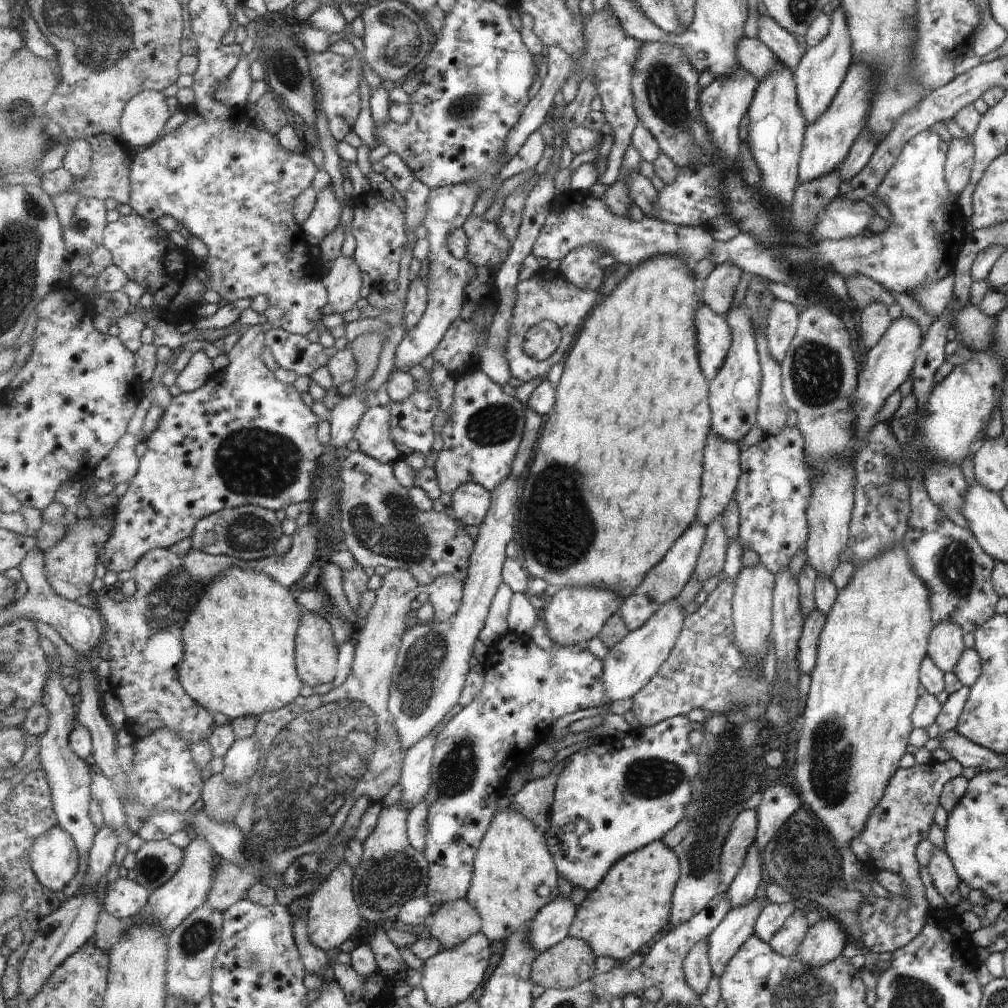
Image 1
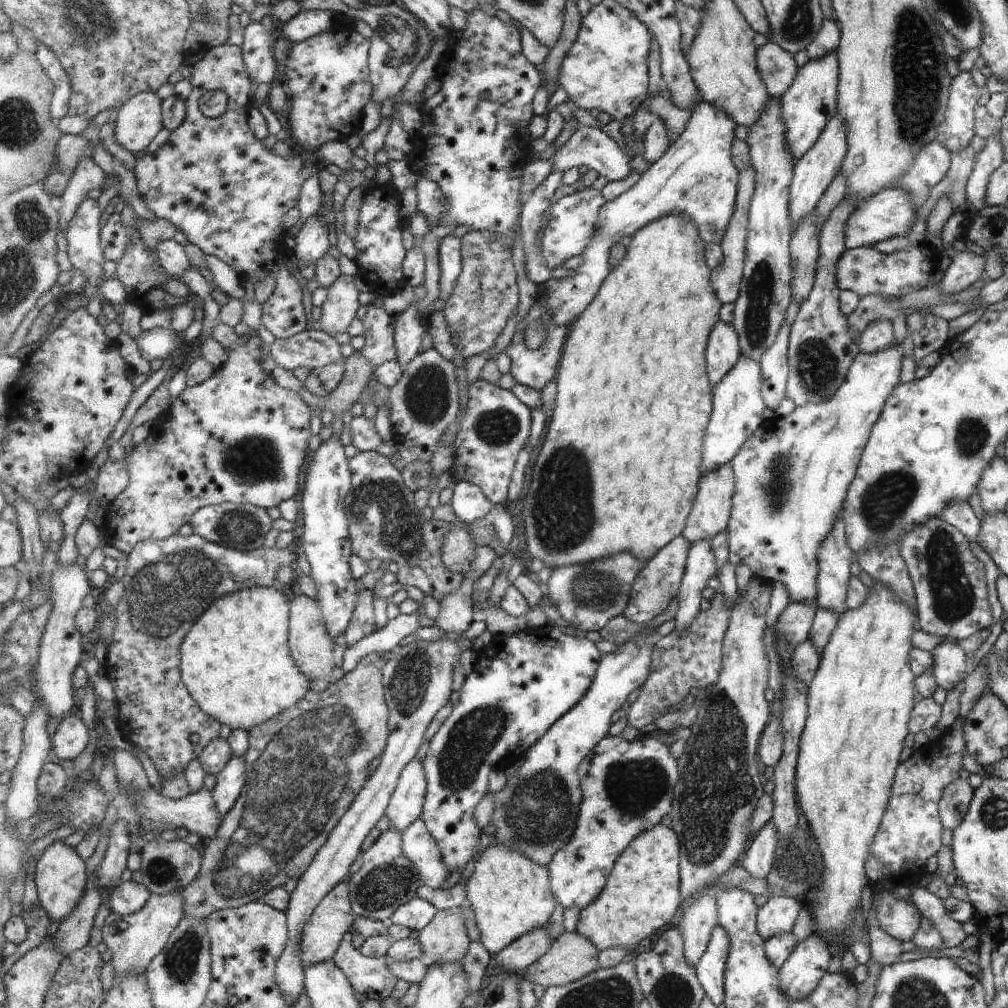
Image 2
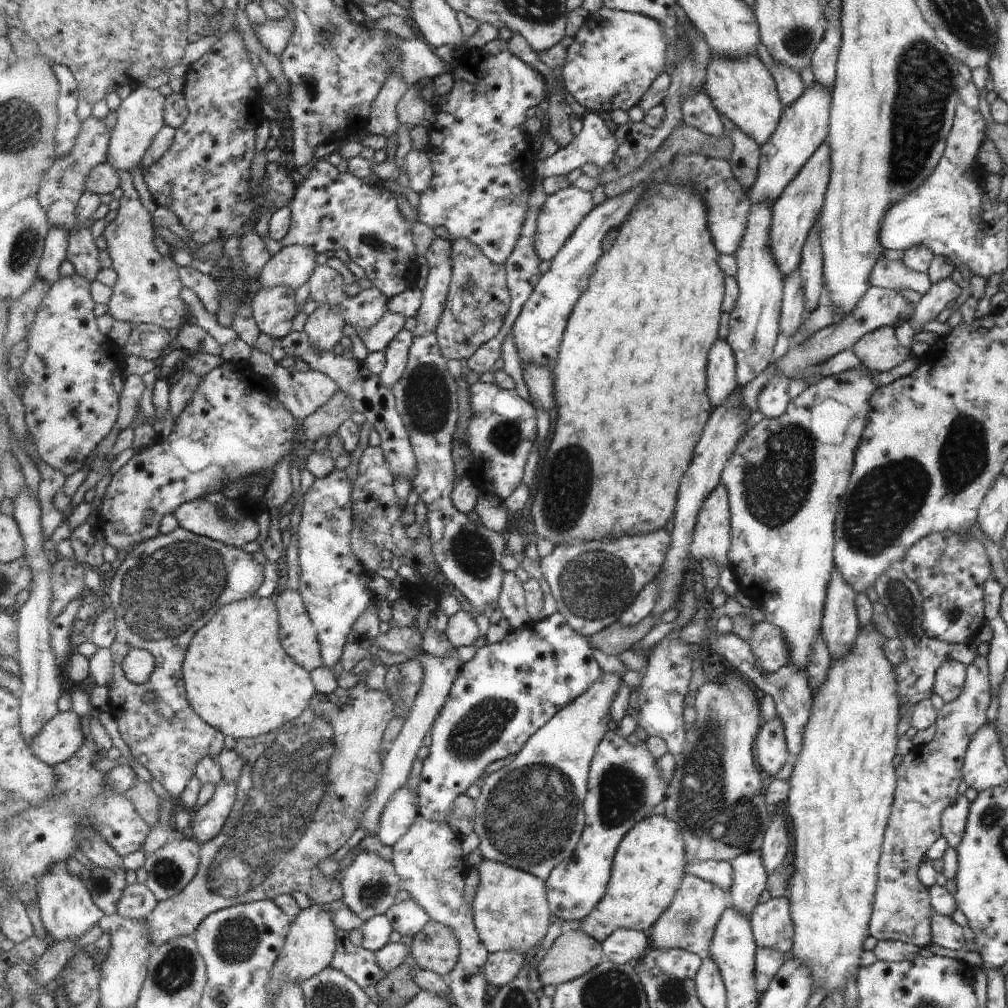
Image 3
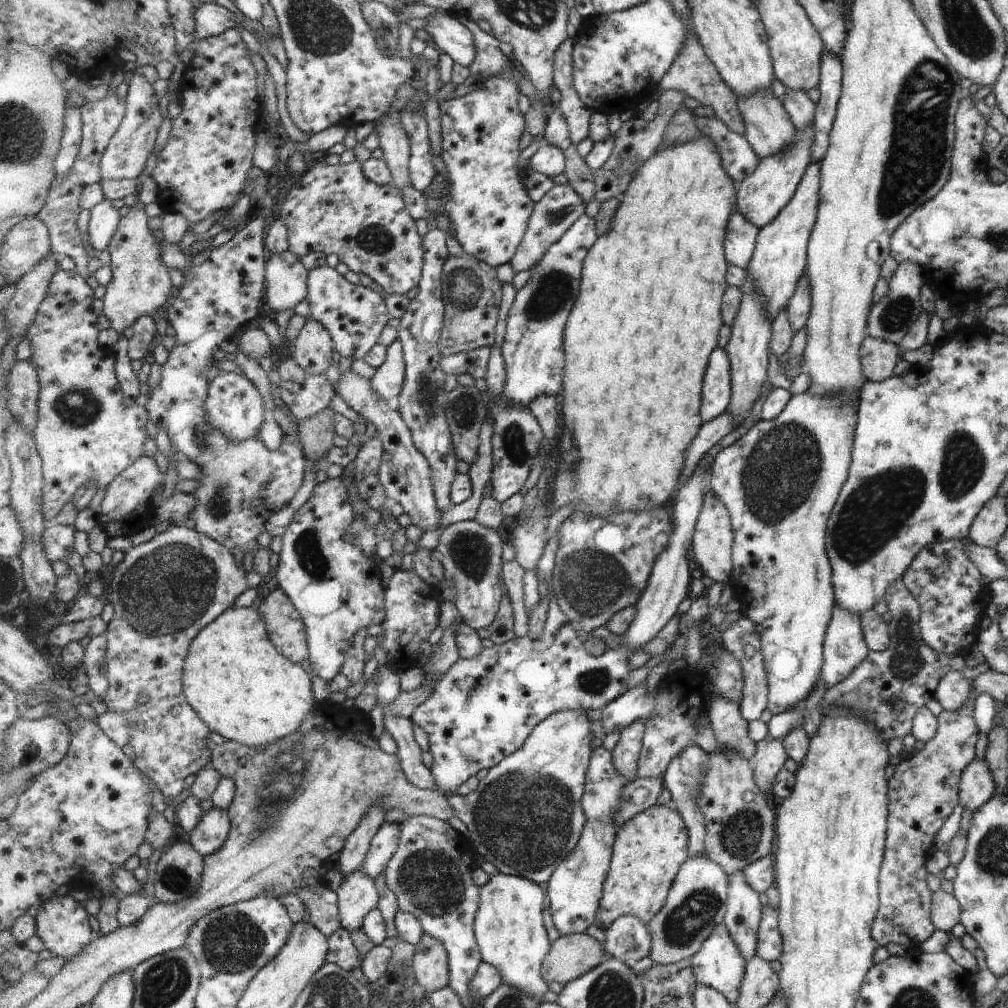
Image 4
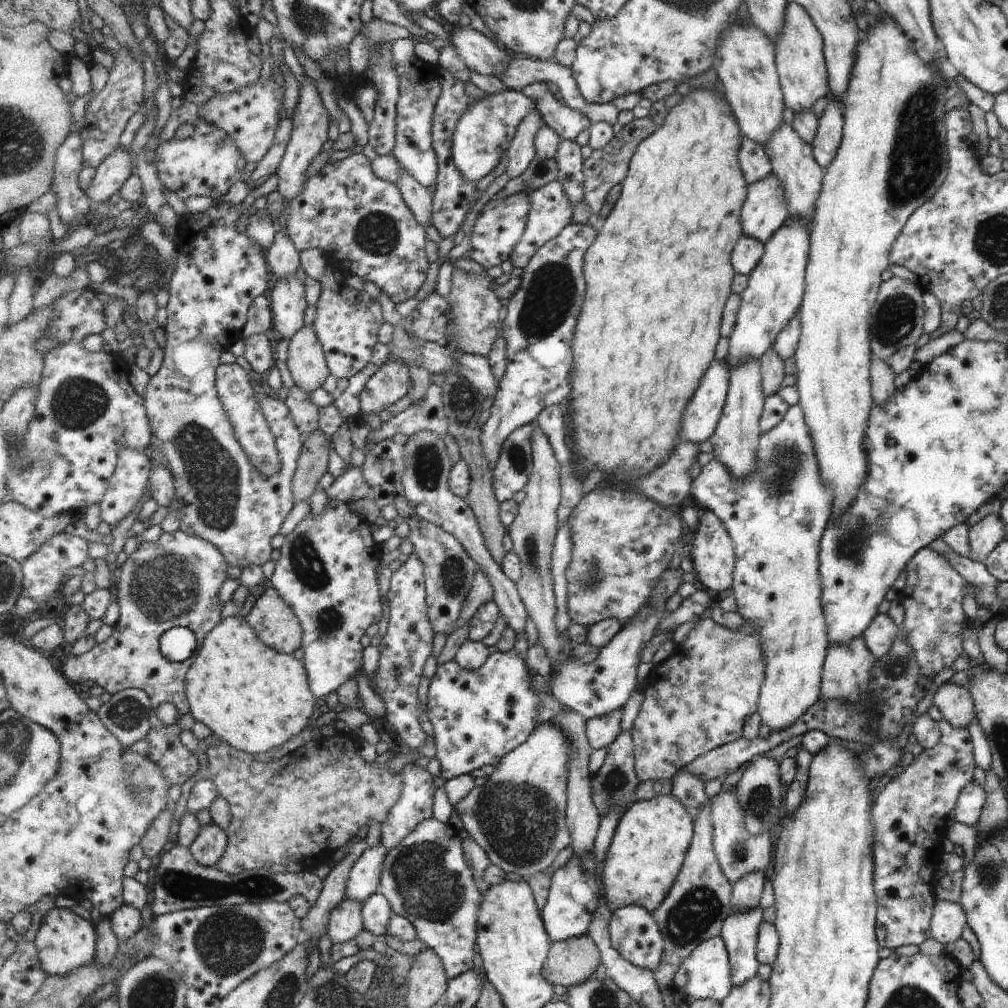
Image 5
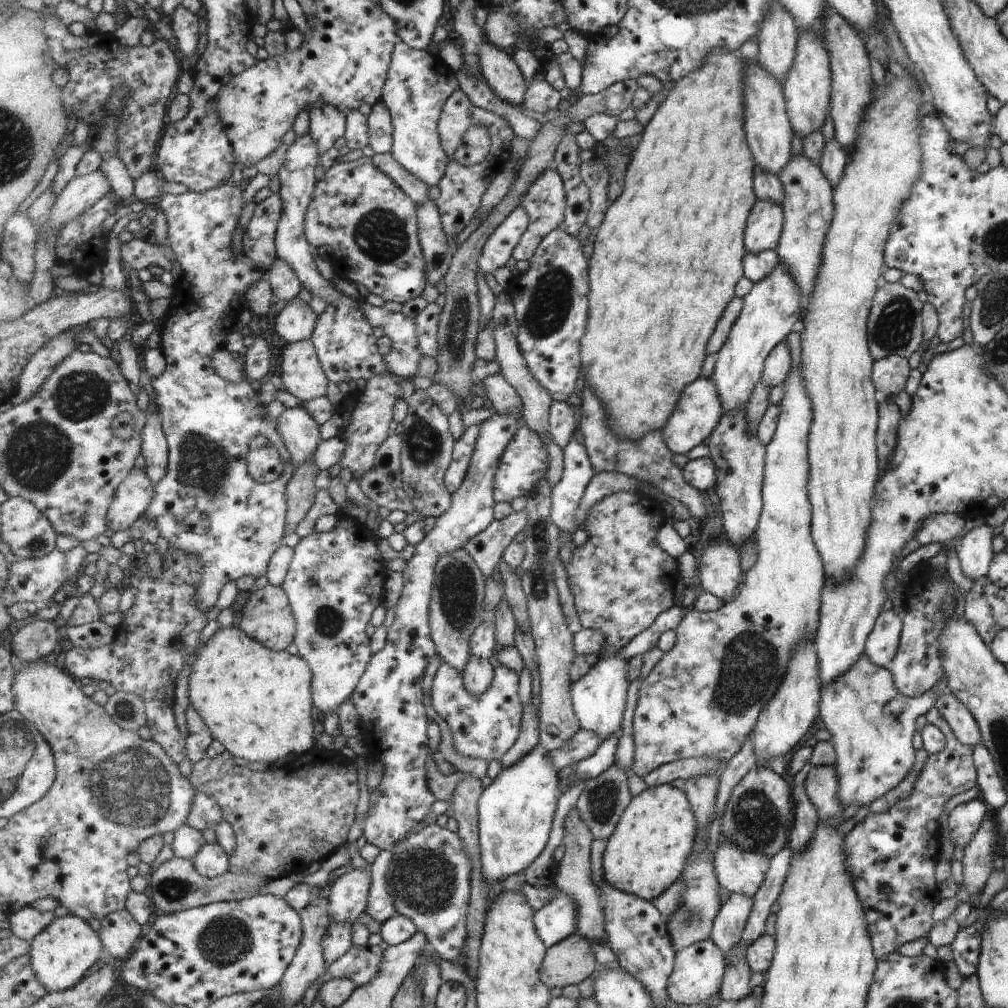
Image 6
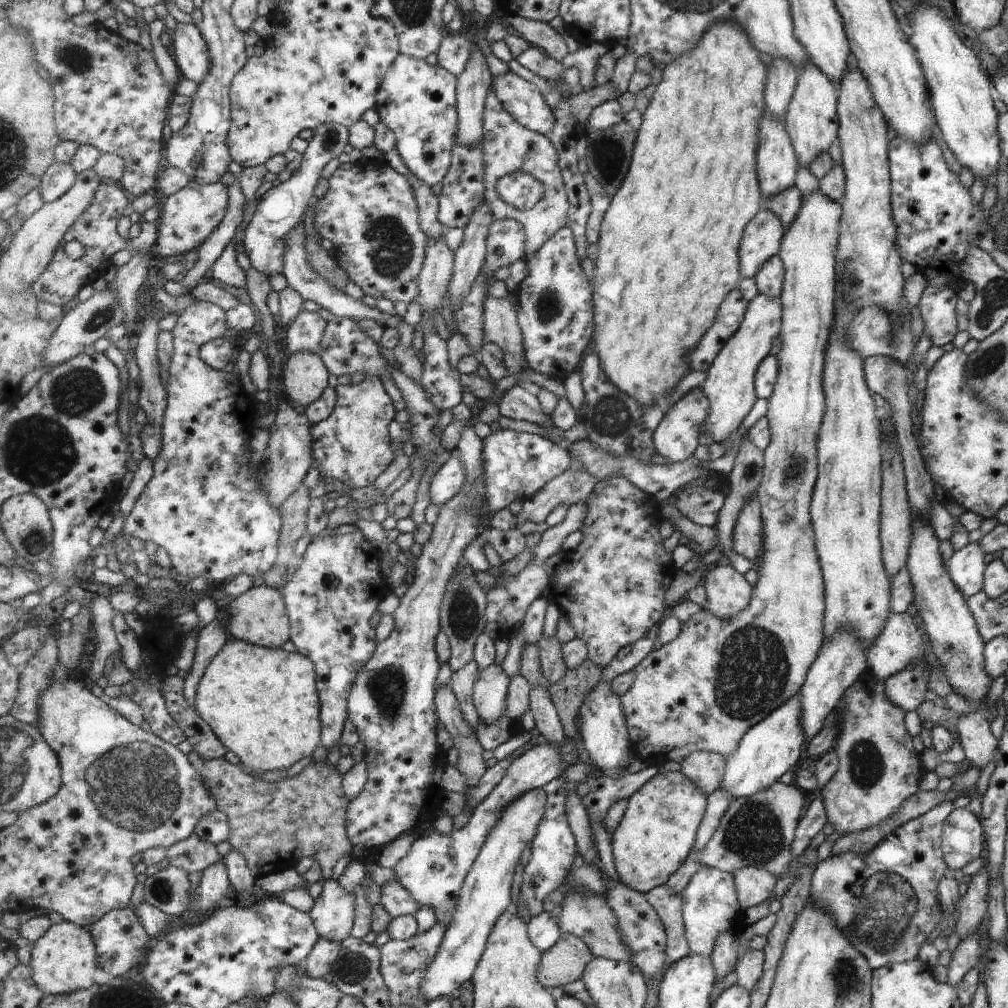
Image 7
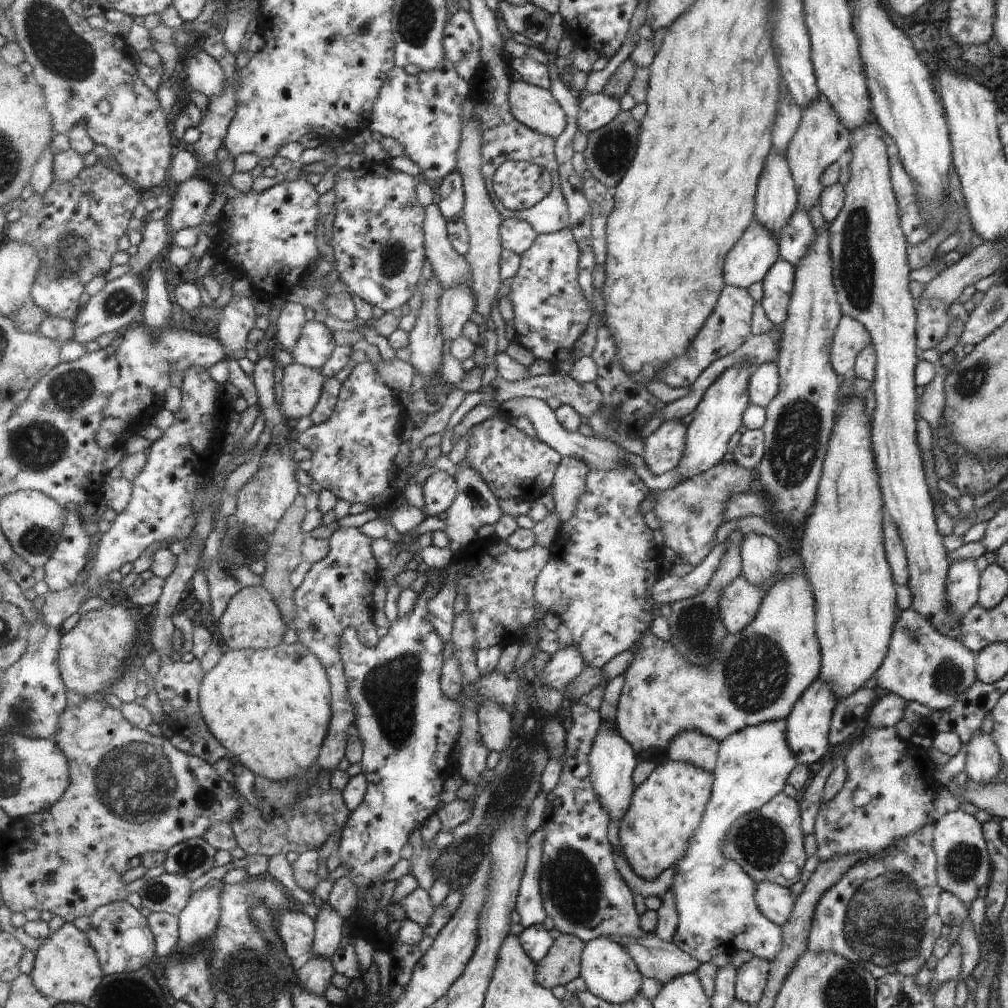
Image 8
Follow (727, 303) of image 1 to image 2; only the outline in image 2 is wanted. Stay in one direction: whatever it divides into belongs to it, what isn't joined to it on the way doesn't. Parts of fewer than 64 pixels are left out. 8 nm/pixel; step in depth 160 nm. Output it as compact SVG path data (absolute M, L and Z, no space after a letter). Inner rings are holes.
M751 166L746 171L740 171L738 195L736 198L736 212L730 222L724 241L720 244L723 247L725 254L724 261L722 262L722 265L712 269L712 287L722 304L727 304L727 302L733 302L735 304L740 298L742 280L744 279L744 260L747 254L746 244L750 223L750 208L754 197L755 187L755 169Z

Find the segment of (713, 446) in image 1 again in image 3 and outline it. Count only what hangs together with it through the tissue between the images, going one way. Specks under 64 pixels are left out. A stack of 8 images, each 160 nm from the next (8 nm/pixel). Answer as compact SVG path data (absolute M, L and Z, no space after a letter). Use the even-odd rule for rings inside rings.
M720 485L707 500L697 518L694 542L690 554L693 563L711 558L723 568L730 566L729 552L732 549L732 515L729 494Z

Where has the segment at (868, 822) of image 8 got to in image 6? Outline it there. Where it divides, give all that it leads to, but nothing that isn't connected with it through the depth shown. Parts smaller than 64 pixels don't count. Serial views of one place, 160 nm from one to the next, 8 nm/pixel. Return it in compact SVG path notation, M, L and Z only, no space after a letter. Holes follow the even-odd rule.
M861 653L855 662L836 681L823 685L821 690L821 703L819 719L830 736L830 744L835 754L835 772L839 780L839 792L836 794L840 800L841 808L854 804L859 812L864 812L874 800L884 796L889 790L899 784L911 771L915 751L911 740L915 730L915 719L925 715L934 708L935 694L929 690L915 698L905 698L895 690L890 672L886 667L873 664Z

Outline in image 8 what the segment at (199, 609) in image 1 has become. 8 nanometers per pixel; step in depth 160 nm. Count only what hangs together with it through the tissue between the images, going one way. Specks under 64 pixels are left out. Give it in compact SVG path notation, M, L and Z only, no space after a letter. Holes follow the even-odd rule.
M298 641L267 649L227 649L219 665L206 672L200 700L205 723L213 736L255 776L275 782L305 777L309 768L318 763L332 725L333 692L328 671L309 646Z

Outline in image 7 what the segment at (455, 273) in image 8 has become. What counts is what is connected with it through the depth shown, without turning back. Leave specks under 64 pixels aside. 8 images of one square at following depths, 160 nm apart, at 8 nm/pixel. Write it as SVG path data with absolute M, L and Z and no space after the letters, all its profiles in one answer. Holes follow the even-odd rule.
M406 176L411 187L416 191L417 202L420 203L420 222L425 234L429 234L435 242L445 239L446 227L439 220L440 201L433 190L416 177Z

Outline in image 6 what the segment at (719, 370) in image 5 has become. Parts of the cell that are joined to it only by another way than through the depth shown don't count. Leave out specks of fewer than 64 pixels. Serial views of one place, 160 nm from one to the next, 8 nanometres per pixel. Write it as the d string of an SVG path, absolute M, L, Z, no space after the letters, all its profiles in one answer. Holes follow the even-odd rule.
M710 377L700 378L684 391L677 409L669 418L663 430L664 442L673 454L685 455L701 442L710 438L721 417L724 416L724 406L721 404L720 390L713 384Z

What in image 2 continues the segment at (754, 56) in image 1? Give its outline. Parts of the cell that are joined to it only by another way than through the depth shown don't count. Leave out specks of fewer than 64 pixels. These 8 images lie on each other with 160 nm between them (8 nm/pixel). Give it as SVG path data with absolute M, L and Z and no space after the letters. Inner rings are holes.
M769 40L758 48L757 66L765 86L768 86L769 94L779 100L797 72L793 57Z

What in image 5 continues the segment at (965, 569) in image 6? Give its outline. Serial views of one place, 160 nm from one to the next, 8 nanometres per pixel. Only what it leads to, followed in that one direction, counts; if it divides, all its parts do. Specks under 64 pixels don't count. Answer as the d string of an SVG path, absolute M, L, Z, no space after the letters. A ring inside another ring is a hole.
M987 514L973 526L968 527L971 560L982 563L997 543L1001 542L1005 532L1005 524L998 514Z

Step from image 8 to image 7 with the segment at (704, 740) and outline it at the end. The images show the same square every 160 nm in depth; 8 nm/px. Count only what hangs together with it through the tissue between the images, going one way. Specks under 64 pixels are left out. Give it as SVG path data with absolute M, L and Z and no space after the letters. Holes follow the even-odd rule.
M697 750L689 754L680 765L681 771L691 782L695 782L701 790L705 790L705 794L713 795L723 782L727 761L721 754Z

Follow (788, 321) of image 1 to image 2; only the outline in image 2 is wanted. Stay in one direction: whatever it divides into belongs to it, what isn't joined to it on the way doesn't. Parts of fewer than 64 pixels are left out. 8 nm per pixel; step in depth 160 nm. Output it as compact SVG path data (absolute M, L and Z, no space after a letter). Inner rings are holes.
M786 321L777 333L774 345L761 357L764 381L762 393L767 408L773 411L784 398L784 386L788 375L787 351L790 324Z

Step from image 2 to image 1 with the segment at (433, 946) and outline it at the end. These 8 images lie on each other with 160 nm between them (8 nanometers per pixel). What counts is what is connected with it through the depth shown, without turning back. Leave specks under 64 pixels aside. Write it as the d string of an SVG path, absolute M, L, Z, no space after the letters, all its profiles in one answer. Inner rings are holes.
M468 898L451 901L442 906L431 916L429 922L431 936L441 941L443 949L455 948L467 941L469 937L482 931L482 918L479 911Z

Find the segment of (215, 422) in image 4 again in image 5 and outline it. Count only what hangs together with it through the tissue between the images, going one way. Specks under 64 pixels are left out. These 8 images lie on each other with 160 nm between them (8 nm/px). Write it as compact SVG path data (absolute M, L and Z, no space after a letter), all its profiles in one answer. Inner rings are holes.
M236 363L224 364L217 369L216 387L221 402L228 414L231 422L234 424L237 438L250 456L251 462L257 467L257 470L265 476L272 477L279 472L281 468L280 450L276 445L276 438L268 419L264 418L260 400L253 392L253 386L249 382L249 376L253 373L247 373Z

